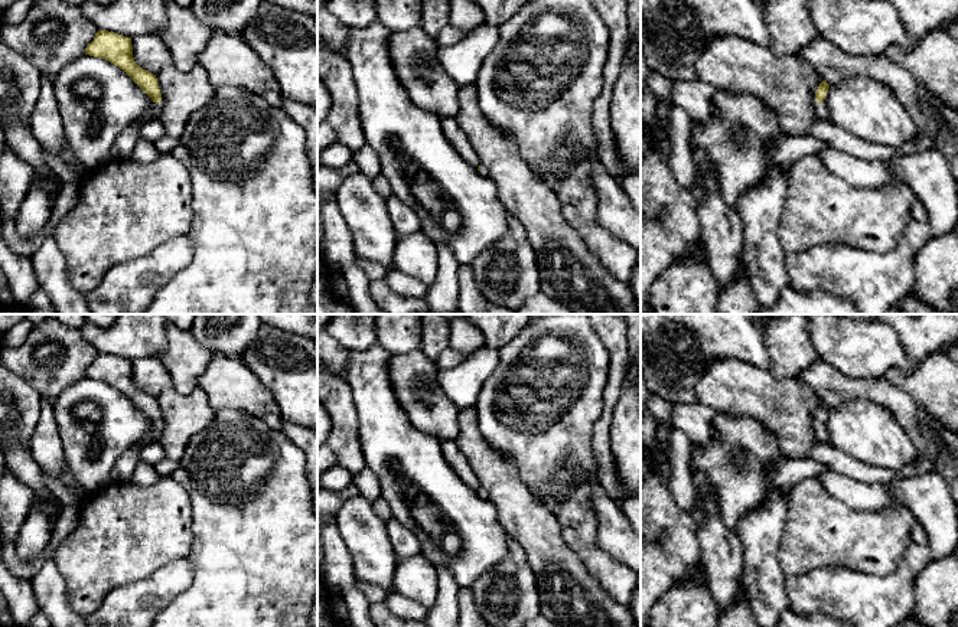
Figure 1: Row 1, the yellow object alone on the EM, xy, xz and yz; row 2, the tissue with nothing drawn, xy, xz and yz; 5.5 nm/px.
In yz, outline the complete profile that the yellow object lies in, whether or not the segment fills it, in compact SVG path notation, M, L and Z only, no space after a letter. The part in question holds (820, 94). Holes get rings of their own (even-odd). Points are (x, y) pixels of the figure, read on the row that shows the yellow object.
M822 81L819 84L818 89L815 91L817 112L818 112L818 117L821 121L830 121L828 110L824 104L828 88L830 88L830 85L825 81Z

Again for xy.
M98 30L94 40L85 48L85 55L102 58L123 69L156 104L151 115L143 123L157 120L162 108L159 81L156 75L134 62L131 37L108 30Z

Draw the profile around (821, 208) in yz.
M817 154L804 156L789 173L781 244L786 252L840 242L884 254L902 239L915 202L903 183L857 189L832 174Z

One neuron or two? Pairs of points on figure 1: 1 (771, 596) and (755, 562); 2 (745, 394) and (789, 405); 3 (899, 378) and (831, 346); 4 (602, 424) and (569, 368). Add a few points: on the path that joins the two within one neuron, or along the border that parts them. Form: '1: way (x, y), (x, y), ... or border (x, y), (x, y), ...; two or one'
1: way (765, 587), (762, 571); one
2: way (756, 394), (778, 405); one
3: border (913, 363), (909, 374), (889, 369), (882, 376); two
4: border (606, 385), (602, 415), (595, 425), (592, 451); two

